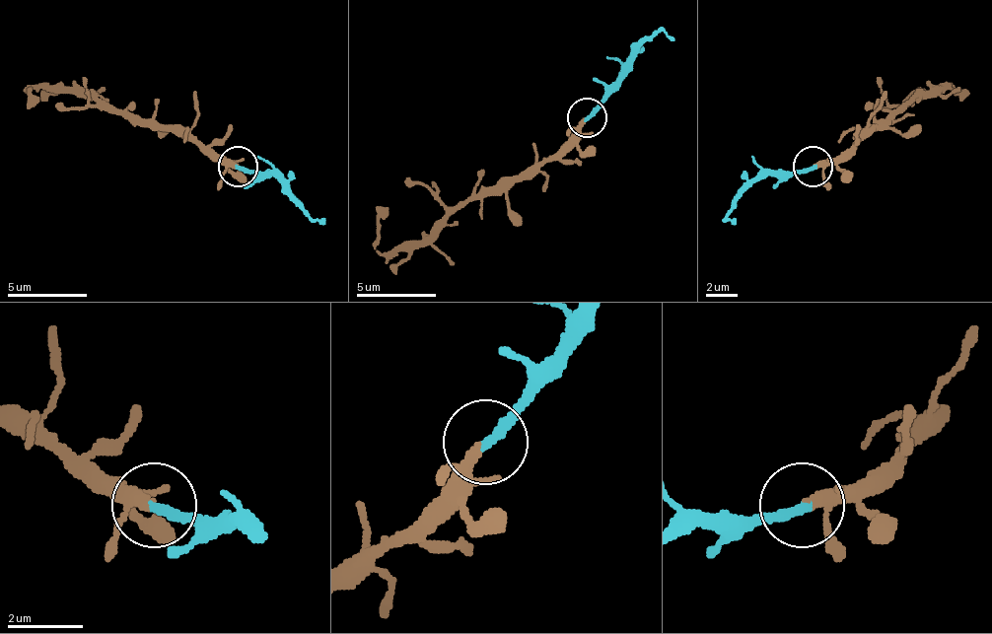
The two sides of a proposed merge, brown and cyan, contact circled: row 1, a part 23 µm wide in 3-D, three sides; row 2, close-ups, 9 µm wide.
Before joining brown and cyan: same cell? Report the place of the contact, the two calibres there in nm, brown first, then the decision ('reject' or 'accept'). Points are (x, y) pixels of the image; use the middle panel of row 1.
place (587, 117); calibres 240 and 300 nm; accept

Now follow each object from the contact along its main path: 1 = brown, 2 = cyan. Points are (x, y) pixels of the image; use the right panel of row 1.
1: (814, 166), (829, 166), (882, 121), (937, 90), (949, 90), (945, 86), (917, 90), (901, 109)
2: (814, 166), (762, 174), (731, 209), (727, 217), (735, 225)

